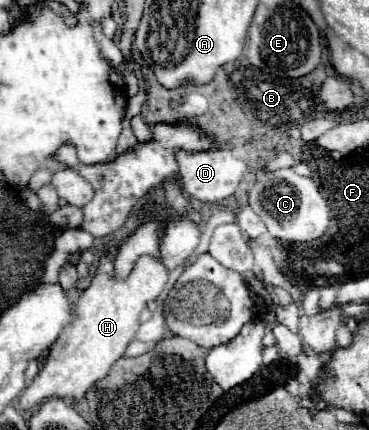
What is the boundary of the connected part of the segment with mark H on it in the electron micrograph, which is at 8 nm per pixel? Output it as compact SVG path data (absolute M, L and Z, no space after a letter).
M106 250L106 254L100 256L90 288L86 288L76 300L76 320L64 328L56 344L50 348L44 368L24 388L20 408L32 408L34 404L40 404L52 396L80 400L86 390L94 382L102 380L112 364L124 354L132 336L138 332L140 312L162 294L168 282L168 270L158 258L140 256L124 280L114 278L114 258L116 250Z

